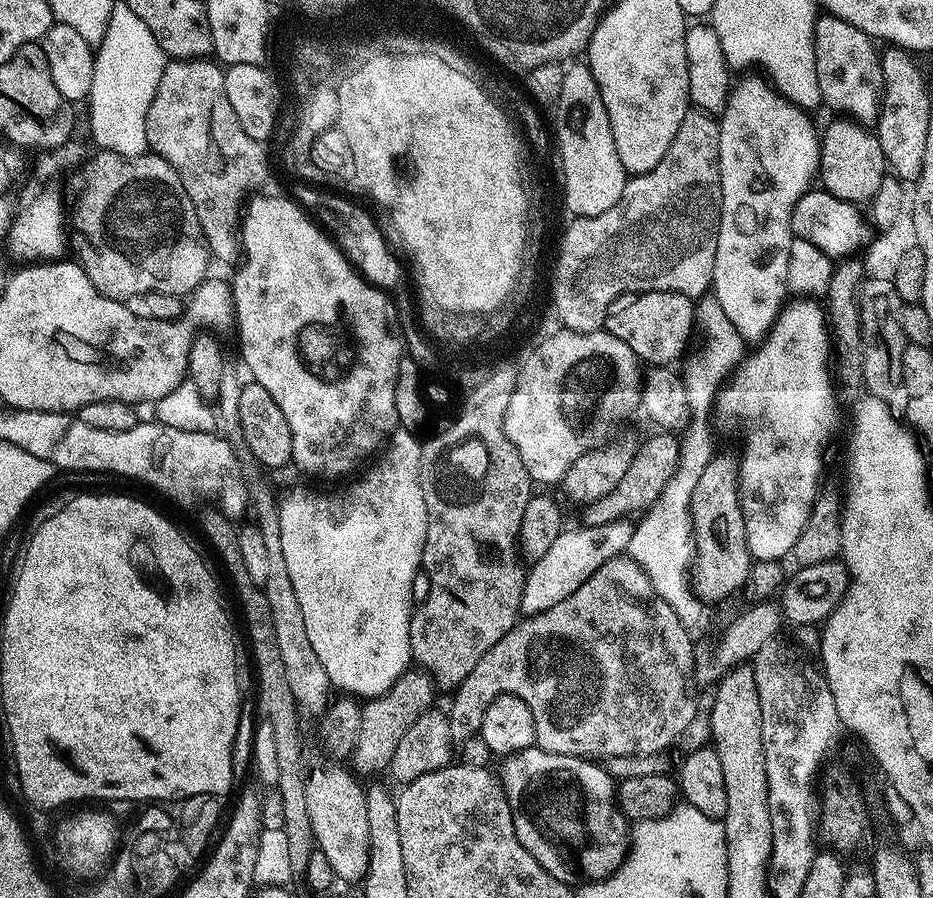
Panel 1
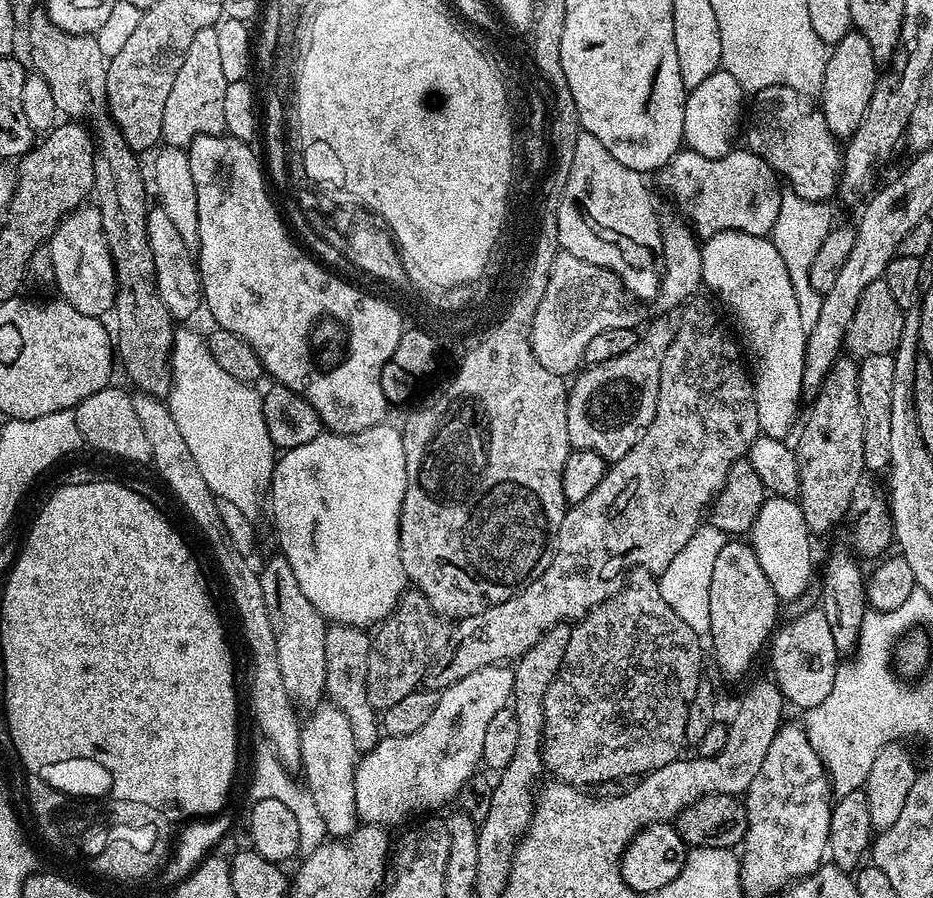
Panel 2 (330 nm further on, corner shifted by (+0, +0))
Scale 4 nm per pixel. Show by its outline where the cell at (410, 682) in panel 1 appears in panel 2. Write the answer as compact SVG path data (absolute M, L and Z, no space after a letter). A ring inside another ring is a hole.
M693 299L679 309L680 321L678 322L678 330L674 334L674 342L670 342L670 350L666 350L666 358L662 358L662 374L658 382L658 402L654 410L654 418L650 422L648 429L640 435L638 442L634 442L634 446L630 446L630 450L625 456L614 461L611 467L607 469L598 486L594 487L582 502L571 505L565 511L562 522L558 526L550 545L550 555L547 557L546 563L533 575L532 579L519 592L516 592L510 598L506 598L506 602L498 602L498 606L490 606L478 614L467 616L465 620L459 621L449 631L448 645L438 653L433 659L432 665L426 670L423 687L443 690L454 682L466 678L466 674L474 674L474 670L482 670L491 664L504 664L505 662L519 660L522 654L526 654L526 650L530 650L530 646L534 646L534 642L538 642L542 638L542 634L546 634L546 630L550 630L555 624L581 620L591 608L597 608L599 604L606 602L614 594L618 594L626 574L631 572L633 568L647 568L653 574L663 572L666 566L670 566L670 562L674 562L674 554L678 554L678 550L682 550L682 546L686 546L686 542L690 542L692 535L705 523L706 513L711 509L716 497L719 496L724 488L724 483L728 481L730 466L734 462L747 457L748 447L753 444L757 436L761 435L761 431L760 423L758 422L754 380L746 367L745 361L744 364L740 361L740 352L742 356L741 345L735 335L732 337L728 333L728 328L720 321L719 314L706 301L700 299Z

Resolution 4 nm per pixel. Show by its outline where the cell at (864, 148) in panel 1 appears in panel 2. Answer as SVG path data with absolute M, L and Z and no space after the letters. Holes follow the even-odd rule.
M847 32L837 44L831 45L826 62L826 78L818 94L818 107L824 113L826 126L830 126L837 138L850 138L858 126L862 126L862 118L866 118L866 106L870 106L878 79L876 68L878 62L872 56L870 44L860 32Z

